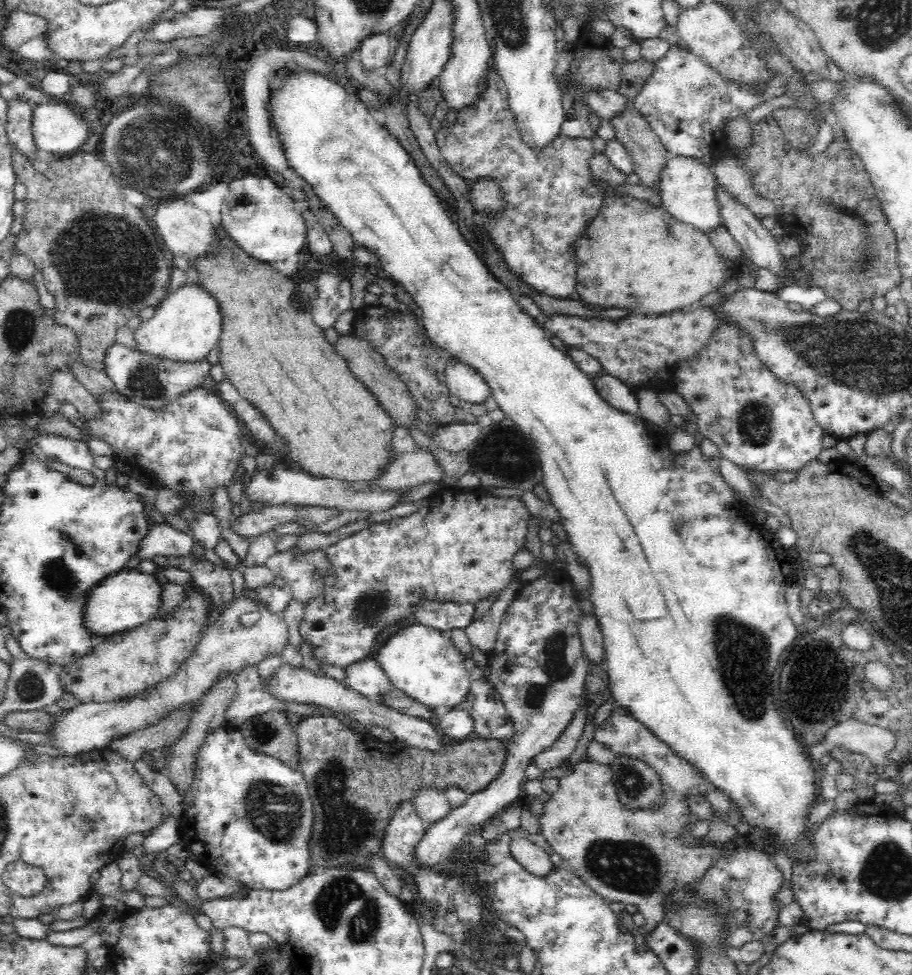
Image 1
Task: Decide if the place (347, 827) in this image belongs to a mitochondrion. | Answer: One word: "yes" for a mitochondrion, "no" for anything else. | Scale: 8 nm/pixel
yes

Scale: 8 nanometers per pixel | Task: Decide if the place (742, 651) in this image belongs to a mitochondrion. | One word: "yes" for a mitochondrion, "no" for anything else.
yes

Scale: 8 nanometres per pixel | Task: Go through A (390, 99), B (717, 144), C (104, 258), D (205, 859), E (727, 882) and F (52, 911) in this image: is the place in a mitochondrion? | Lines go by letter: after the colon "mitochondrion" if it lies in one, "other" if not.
A: other
B: other
C: mitochondrion
D: other
E: other
F: other

